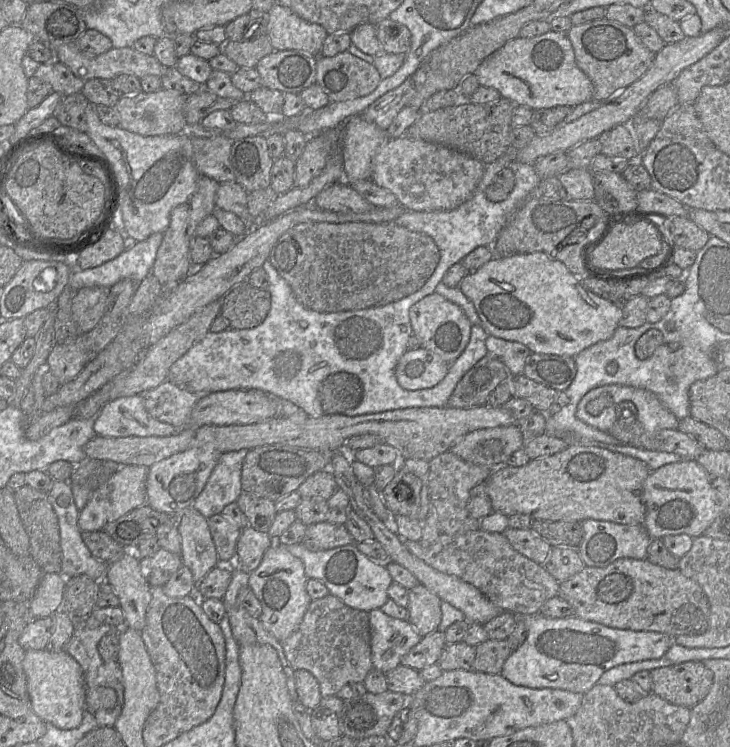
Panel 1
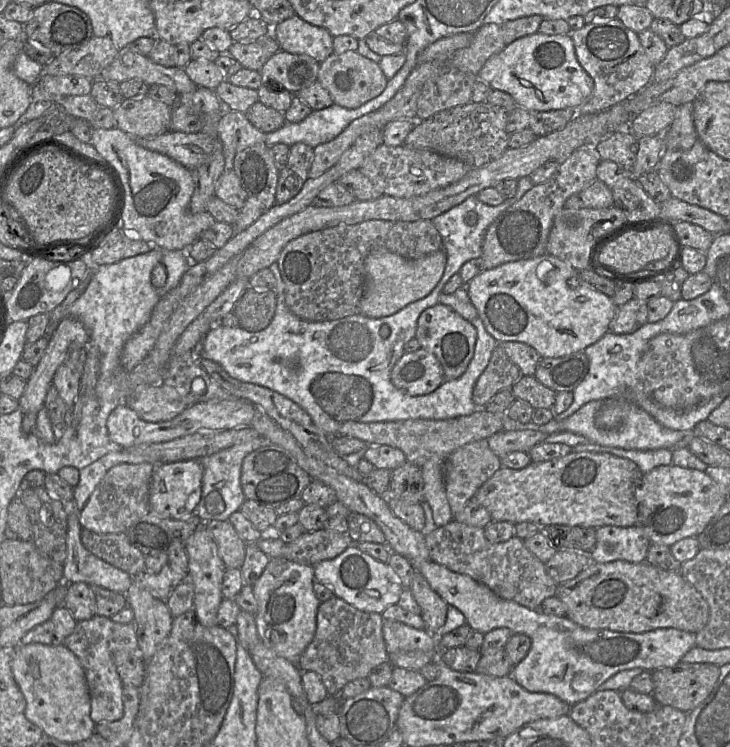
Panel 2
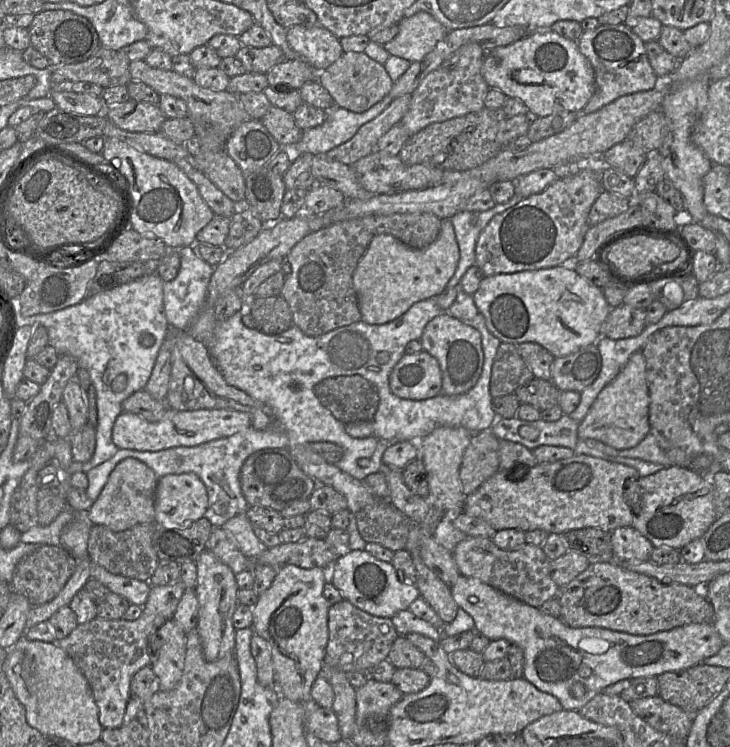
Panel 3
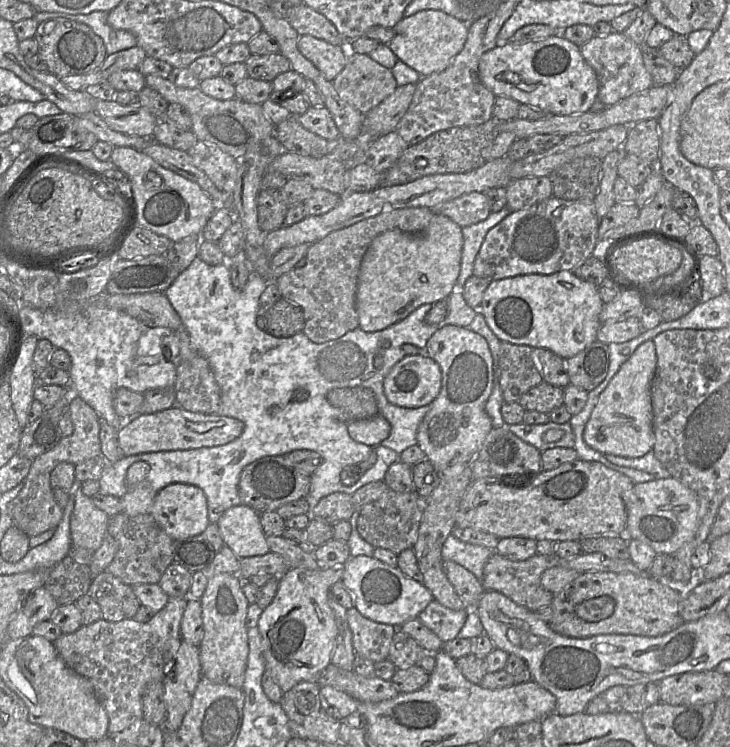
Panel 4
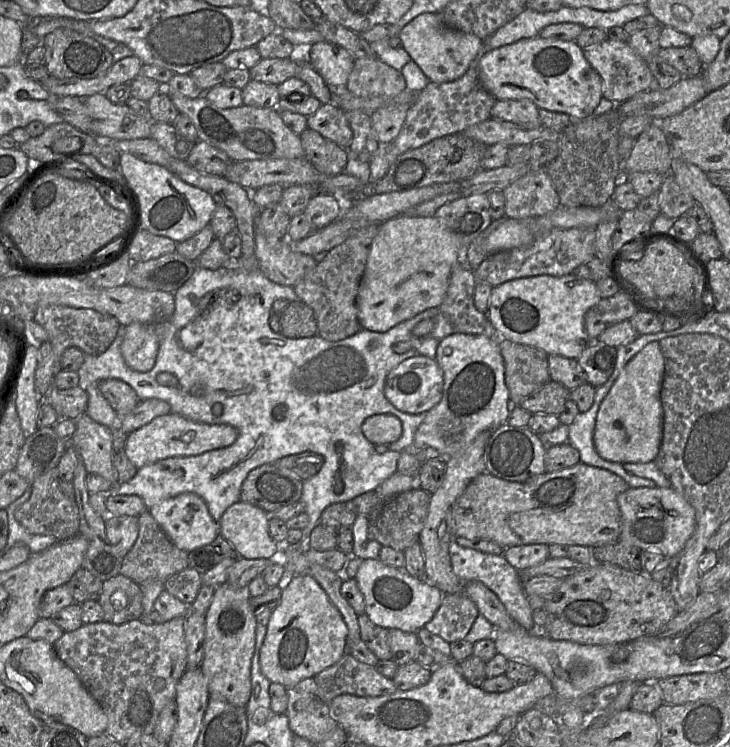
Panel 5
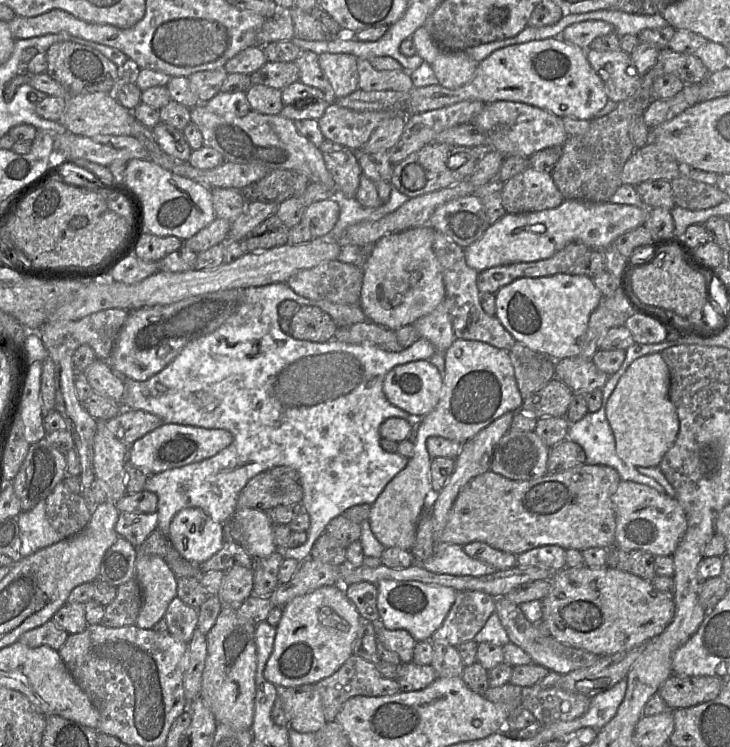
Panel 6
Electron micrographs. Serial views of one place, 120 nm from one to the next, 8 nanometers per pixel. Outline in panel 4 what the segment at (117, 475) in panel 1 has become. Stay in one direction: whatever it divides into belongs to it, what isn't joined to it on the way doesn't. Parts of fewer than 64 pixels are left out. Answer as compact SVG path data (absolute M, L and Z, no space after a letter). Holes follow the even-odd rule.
M143 461L133 463L127 470L127 492L120 498L122 513L128 516L151 513L156 492L148 481L150 465Z

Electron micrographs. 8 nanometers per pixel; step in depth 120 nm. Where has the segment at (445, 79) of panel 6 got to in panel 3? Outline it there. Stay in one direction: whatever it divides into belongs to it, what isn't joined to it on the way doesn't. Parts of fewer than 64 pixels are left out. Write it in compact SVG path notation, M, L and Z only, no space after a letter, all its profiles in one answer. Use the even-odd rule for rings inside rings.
M424 11L403 17L398 24L398 34L383 47L390 55L411 63L422 60L449 32L432 15Z

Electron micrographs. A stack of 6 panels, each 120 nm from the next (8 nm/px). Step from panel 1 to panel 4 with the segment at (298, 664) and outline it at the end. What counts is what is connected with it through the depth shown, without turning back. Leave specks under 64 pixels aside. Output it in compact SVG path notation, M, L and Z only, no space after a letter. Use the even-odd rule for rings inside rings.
M355 607L347 609L355 654L372 662L388 659L396 627L364 617Z

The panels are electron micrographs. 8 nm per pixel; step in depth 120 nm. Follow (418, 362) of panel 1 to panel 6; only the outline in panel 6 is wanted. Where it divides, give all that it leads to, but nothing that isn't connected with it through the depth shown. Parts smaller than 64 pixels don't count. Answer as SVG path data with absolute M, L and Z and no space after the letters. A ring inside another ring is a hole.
M429 360L411 361L395 366L386 374L383 392L394 406L411 415L425 416L441 398L442 380Z

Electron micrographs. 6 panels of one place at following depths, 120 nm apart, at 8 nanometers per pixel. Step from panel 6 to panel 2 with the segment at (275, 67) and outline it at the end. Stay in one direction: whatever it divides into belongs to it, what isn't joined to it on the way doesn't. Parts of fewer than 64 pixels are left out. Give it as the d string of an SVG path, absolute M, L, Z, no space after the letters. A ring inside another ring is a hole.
M273 34L254 41L234 42L228 54L234 57L245 69L260 71L263 65L281 50Z

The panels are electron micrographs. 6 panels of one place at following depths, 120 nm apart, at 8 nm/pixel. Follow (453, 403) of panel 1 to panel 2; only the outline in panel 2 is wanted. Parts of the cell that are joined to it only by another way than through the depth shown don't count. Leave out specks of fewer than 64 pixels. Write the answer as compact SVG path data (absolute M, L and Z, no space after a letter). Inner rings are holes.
M500 344L492 351L489 363L475 383L472 393L474 404L483 408L490 399L503 389L511 389L523 374L506 355Z

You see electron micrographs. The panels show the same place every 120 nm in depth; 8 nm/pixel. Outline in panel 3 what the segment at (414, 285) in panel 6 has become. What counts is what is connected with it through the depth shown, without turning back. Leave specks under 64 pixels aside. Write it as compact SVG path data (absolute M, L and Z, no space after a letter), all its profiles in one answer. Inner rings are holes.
M449 218L441 219L441 229L437 239L424 249L410 248L389 234L374 236L353 273L361 320L368 324L384 324L405 313L414 303L439 295L447 288L454 275L460 253L453 224Z

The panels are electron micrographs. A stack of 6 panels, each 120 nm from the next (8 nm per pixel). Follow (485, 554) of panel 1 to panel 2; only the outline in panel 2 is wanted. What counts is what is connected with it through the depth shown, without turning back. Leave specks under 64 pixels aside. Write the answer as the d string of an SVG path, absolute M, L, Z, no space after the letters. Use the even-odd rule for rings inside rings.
M452 520L425 535L425 538L431 560L453 572L468 575L502 599L529 609L539 609L545 599L556 595L558 584L547 573L545 564L516 536L505 542L492 543L486 538L483 528Z

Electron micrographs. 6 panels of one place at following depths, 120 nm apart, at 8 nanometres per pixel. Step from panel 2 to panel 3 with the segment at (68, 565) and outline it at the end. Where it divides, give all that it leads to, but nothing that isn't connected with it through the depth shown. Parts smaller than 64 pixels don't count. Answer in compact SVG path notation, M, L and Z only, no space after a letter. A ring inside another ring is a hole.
M91 561L90 579L95 579L106 586L110 591L127 599L131 604L144 606L151 584L149 581L141 581L121 575L112 574L102 566Z

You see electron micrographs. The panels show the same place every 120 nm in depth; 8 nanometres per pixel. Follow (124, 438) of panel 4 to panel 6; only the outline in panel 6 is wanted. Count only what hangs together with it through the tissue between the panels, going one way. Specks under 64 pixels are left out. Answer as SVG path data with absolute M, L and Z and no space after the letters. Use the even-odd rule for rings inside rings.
M163 423L128 445L128 460L135 466L147 468L151 473L157 474L213 457L227 448L232 441L232 433L225 429L206 429L190 425Z

